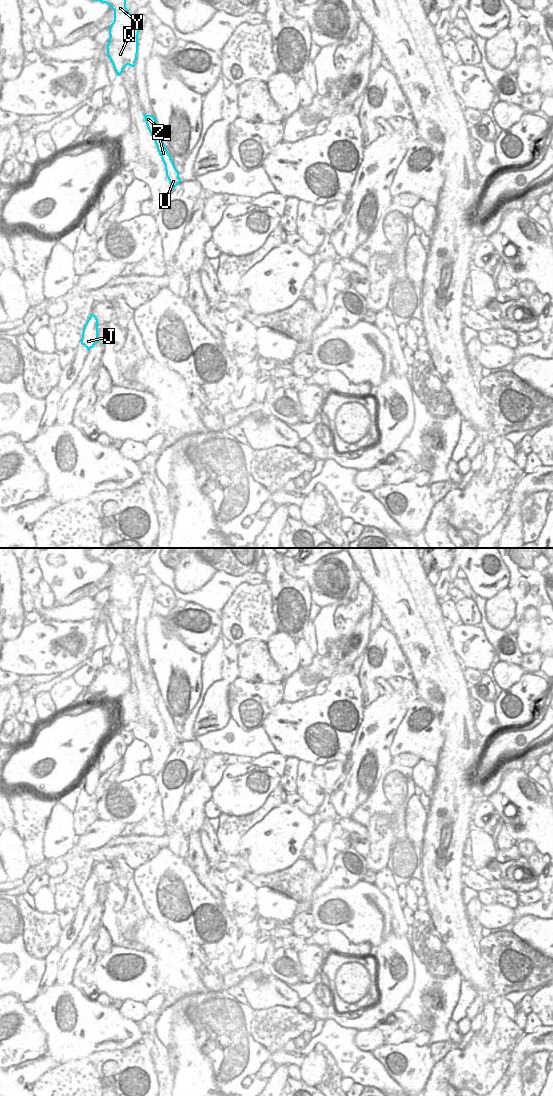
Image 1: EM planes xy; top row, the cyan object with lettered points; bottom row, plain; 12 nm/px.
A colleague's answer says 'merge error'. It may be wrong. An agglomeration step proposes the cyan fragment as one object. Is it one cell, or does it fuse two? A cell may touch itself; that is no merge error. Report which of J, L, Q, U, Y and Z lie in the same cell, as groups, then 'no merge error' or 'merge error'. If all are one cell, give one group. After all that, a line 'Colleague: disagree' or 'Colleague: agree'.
J L Q U Y Z; no merge error
Colleague: disagree

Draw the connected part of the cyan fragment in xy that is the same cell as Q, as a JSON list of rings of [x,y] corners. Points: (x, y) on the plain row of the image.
[[[90,548],[87,556],[92,561],[108,564],[114,570],[106,607],[114,630],[120,636],[127,625],[135,627],[141,590],[141,586],[134,581],[134,575],[126,568],[127,548]]]

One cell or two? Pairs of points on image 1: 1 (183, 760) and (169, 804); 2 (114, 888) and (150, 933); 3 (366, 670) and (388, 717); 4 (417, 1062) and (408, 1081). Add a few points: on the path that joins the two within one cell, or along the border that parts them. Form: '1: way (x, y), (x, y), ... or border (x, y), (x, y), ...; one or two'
1: way (177, 766), (171, 780), (171, 792); one
2: border (149, 915), (130, 927), (123, 934), (123, 937); two
3: border (379, 695), (365, 708); two
4: way (415, 1067), (412, 1076); one

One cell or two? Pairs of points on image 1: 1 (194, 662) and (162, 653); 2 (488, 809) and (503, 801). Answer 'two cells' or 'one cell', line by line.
1: one cell
2: two cells

